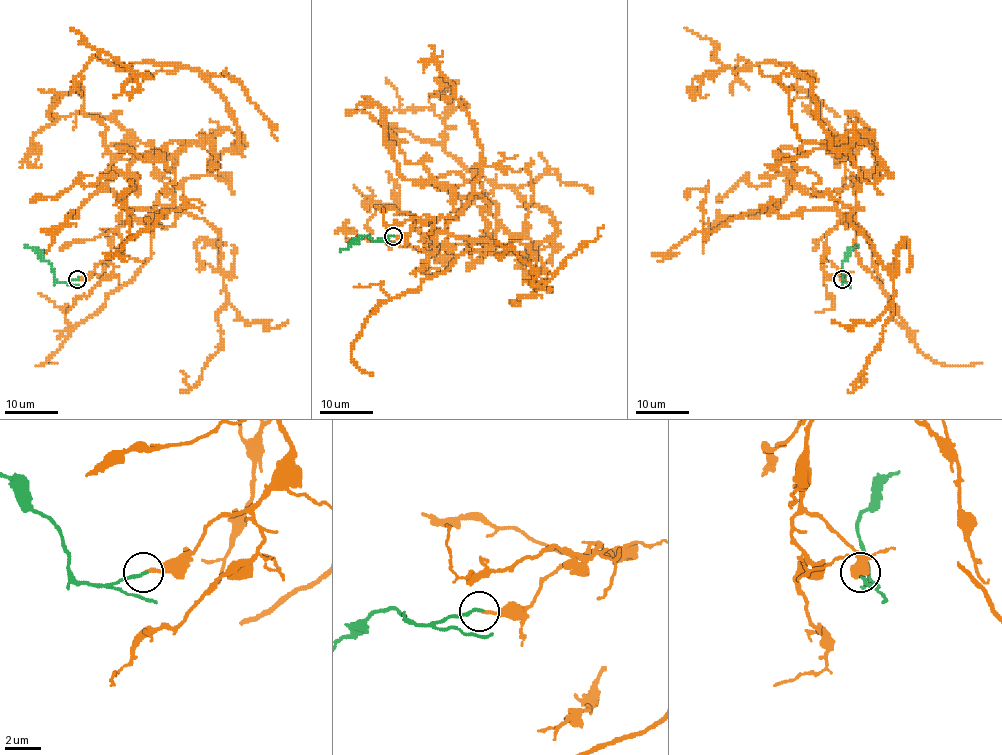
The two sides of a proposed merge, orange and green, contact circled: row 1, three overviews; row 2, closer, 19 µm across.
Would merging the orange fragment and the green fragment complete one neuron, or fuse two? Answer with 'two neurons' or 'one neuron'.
one neuron

